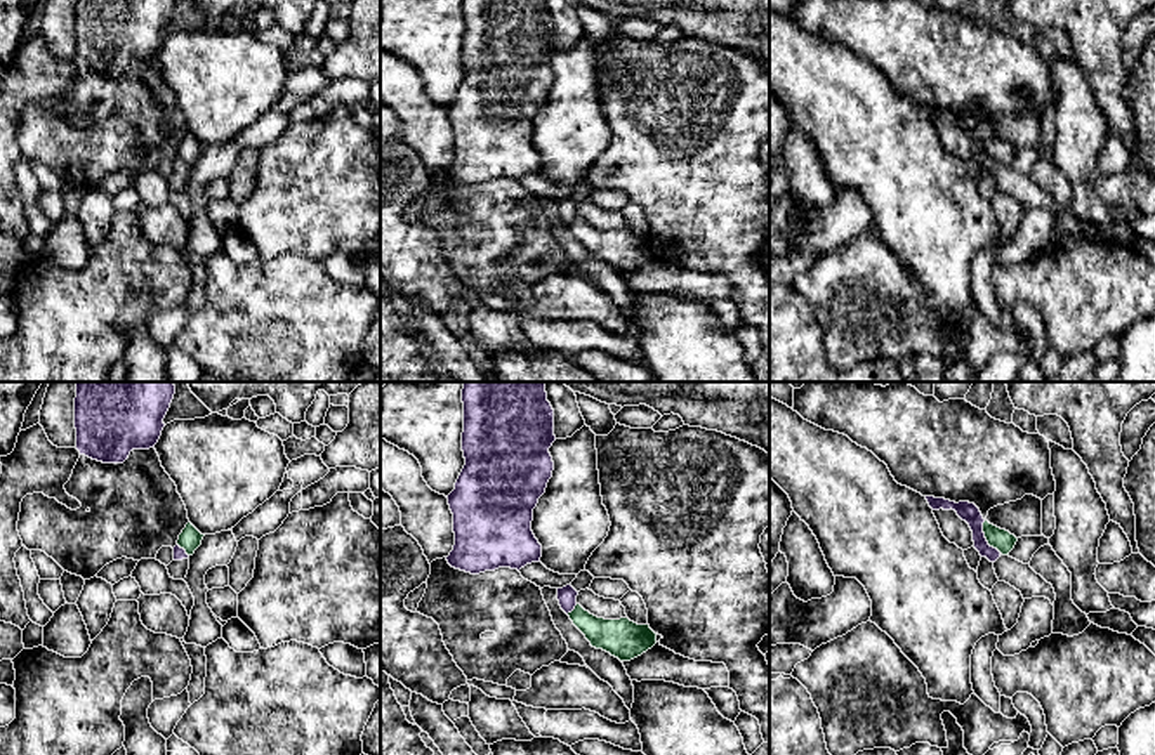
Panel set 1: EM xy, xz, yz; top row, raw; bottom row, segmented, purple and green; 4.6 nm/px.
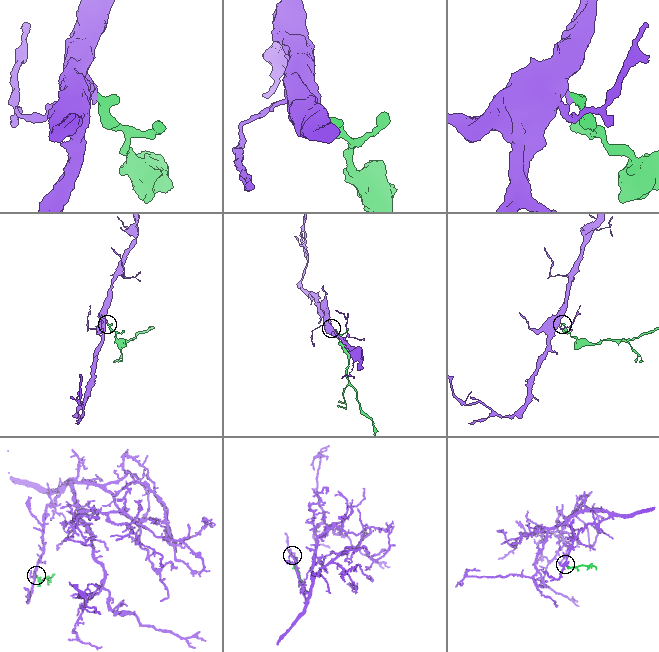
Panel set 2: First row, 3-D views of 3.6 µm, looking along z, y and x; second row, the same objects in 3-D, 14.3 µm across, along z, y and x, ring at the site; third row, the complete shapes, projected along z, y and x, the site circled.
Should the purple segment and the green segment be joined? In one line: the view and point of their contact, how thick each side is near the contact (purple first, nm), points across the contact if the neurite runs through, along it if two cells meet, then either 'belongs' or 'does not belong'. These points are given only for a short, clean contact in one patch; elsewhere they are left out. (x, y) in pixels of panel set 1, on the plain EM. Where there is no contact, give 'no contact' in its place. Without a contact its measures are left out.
yz (985, 150) | 90/100 nm | along yz (983, 132), (985, 151), (1001, 164) | does not belong

